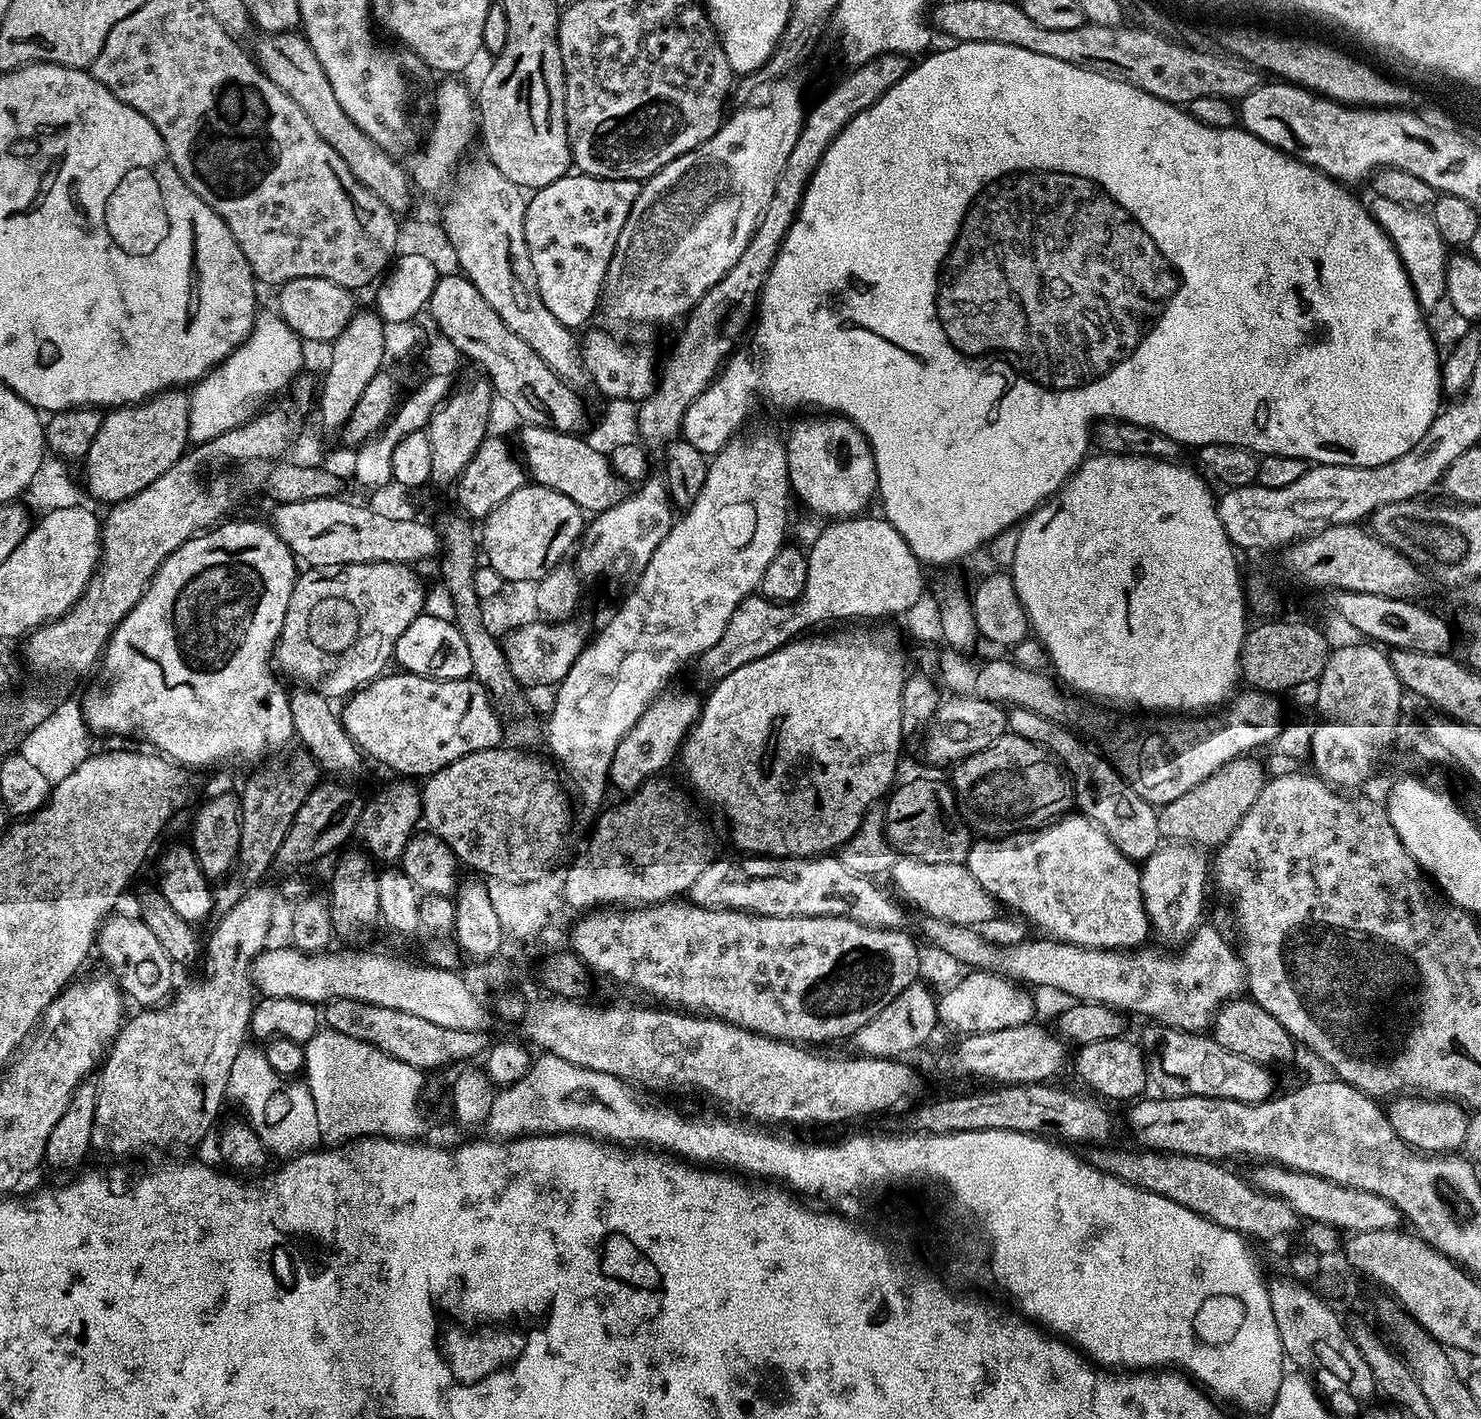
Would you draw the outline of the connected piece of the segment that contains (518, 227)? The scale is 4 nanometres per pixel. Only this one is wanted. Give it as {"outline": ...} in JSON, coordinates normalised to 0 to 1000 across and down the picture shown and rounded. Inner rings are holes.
{"outline":[[[328,111],[324,113],[314,112],[313,115],[308,118],[307,122],[307,129],[305,130],[305,139],[298,144],[298,157],[302,168],[309,177],[310,191],[315,195],[316,198],[320,202],[323,202],[323,207],[334,216],[334,221],[369,255],[377,266],[379,266],[386,273],[394,275],[398,273],[397,261],[395,261],[394,255],[392,254],[392,247],[390,245],[390,237],[387,232],[379,230],[371,218],[366,213],[366,209],[363,204],[363,197],[361,196],[361,185],[358,185],[358,176],[355,173],[355,165],[354,164],[354,152],[357,147],[357,142],[354,136],[344,125],[336,120]]]}

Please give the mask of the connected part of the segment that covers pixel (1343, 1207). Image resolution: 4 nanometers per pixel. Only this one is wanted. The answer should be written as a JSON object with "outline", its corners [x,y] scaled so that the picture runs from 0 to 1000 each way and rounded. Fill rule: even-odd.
{"outline":[[[849,821],[844,828],[844,833],[849,838],[868,846],[875,856],[883,860],[895,862],[907,868],[924,868],[939,866],[943,868],[947,862],[947,857],[940,848],[932,842],[925,841],[914,837],[907,837],[889,828],[874,825],[864,821]]]}

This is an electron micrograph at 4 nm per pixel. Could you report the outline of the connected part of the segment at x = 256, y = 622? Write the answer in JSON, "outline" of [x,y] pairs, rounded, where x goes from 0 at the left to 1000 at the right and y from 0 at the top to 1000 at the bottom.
{"outline":[[[159,366],[159,367],[158,367],[158,368],[157,368],[157,369],[154,369],[154,369],[155,369],[155,368],[151,368],[151,369],[149,369],[149,369],[149,369],[149,370],[148,370],[148,371],[146,371],[146,371],[144,371],[144,372],[143,372],[143,373],[142,373],[142,374],[140,374],[140,374],[138,374],[138,375],[138,375],[138,376],[137,376],[137,376],[133,376],[133,377],[132,377],[132,378],[130,378],[130,378],[130,378],[130,380],[128,380],[128,381],[126,381],[126,381],[126,381],[126,383],[125,383],[125,383],[124,383],[124,384],[123,384],[123,385],[120,385],[120,388],[117,388],[117,390],[115,390],[115,393],[112,393],[112,396],[109,396],[109,399],[109,399],[109,400],[108,400],[108,401],[107,401],[107,402],[106,402],[106,403],[105,403],[105,404],[105,404],[105,405],[104,405],[104,407],[103,407],[103,408],[103,408],[103,409],[102,409],[102,409],[101,409],[101,411],[100,411],[100,415],[99,415],[99,416],[98,416],[98,416],[97,416],[97,418],[97,418],[97,419],[96,419],[96,421],[93,421],[93,426],[93,426],[93,426],[92,426],[92,427],[90,427],[90,428],[90,428],[90,429],[89,429],[89,430],[88,430],[88,433],[85,433],[85,436],[82,436],[82,438],[80,438],[80,441],[79,441],[79,442],[78,442],[78,443],[78,443],[78,444],[77,444],[77,447],[76,447],[76,447],[76,447],[76,449],[75,449],[75,450],[74,450],[74,450],[73,450],[73,454],[72,454],[72,455],[72,455],[72,456],[71,456],[71,457],[70,457],[70,461],[70,461],[70,463],[69,463],[69,471],[70,471],[70,468],[70,468],[70,483],[69,483],[69,483],[68,483],[68,485],[65,485],[65,486],[63,486],[63,486],[63,486],[63,488],[59,488],[59,488],[58,488],[58,489],[57,489],[57,490],[57,490],[57,493],[56,493],[56,493],[55,493],[55,498],[56,498],[56,501],[57,501],[57,507],[57,507],[57,509],[58,509],[58,510],[59,510],[59,511],[59,511],[59,512],[60,512],[60,514],[61,514],[61,515],[62,515],[62,516],[63,516],[63,517],[65,517],[65,516],[74,516],[74,517],[74,517],[74,518],[76,518],[76,519],[86,519],[86,518],[88,518],[88,517],[88,517],[88,516],[93,516],[93,517],[93,517],[93,518],[95,518],[95,519],[95,519],[95,520],[96,520],[96,521],[97,521],[97,521],[101,521],[101,523],[101,523],[101,524],[103,524],[103,524],[103,524],[103,526],[104,526],[104,526],[105,526],[105,527],[103,527],[103,528],[105,528],[105,529],[105,529],[105,530],[106,530],[106,531],[108,531],[108,531],[110,531],[110,532],[111,532],[111,533],[111,533],[111,533],[113,533],[113,535],[114,535],[114,536],[115,536],[115,536],[117,536],[117,537],[118,537],[118,538],[120,538],[120,538],[121,538],[121,539],[122,539],[122,540],[126,540],[126,541],[127,541],[127,541],[128,541],[128,542],[130,542],[130,543],[132,543],[132,541],[143,541],[143,541],[144,541],[144,540],[145,540],[145,538],[170,538],[170,538],[171,538],[171,538],[170,538],[170,539],[172,539],[172,538],[173,538],[173,538],[174,538],[174,537],[176,537],[176,536],[173,536],[173,537],[172,537],[172,536],[176,536],[176,535],[177,535],[177,534],[178,534],[178,533],[178,533],[178,532],[180,532],[180,531],[180,531],[180,530],[181,530],[181,529],[182,529],[182,529],[183,529],[183,527],[189,527],[189,526],[190,526],[190,526],[191,526],[191,524],[194,524],[194,524],[196,524],[196,523],[196,523],[196,524],[198,524],[198,521],[199,521],[199,509],[198,509],[198,508],[197,508],[197,504],[196,504],[196,503],[196,503],[196,495],[195,495],[195,494],[194,494],[194,492],[195,492],[195,490],[196,490],[196,488],[195,488],[195,486],[194,486],[194,486],[193,486],[193,486],[192,486],[192,485],[191,485],[191,483],[190,483],[190,483],[189,483],[189,482],[188,482],[188,481],[188,481],[188,480],[186,480],[186,476],[187,476],[187,474],[186,474],[186,474],[186,474],[186,473],[185,473],[185,460],[186,460],[186,459],[186,459],[186,452],[187,452],[187,451],[188,451],[188,450],[189,450],[189,445],[190,445],[190,444],[190,444],[190,441],[191,441],[191,440],[192,440],[192,436],[192,436],[192,436],[193,436],[193,427],[196,427],[196,419],[196,419],[196,418],[197,418],[197,416],[198,416],[198,416],[199,416],[199,413],[199,413],[199,412],[200,412],[200,407],[201,407],[201,405],[201,405],[201,395],[201,395],[201,394],[200,394],[200,393],[199,393],[199,392],[198,392],[198,391],[197,391],[197,388],[196,388],[196,388],[196,388],[196,387],[194,387],[194,385],[194,385],[194,385],[193,385],[193,382],[190,382],[190,379],[188,379],[188,376],[187,376],[187,376],[186,376],[186,375],[186,375],[186,374],[184,374],[184,373],[184,373],[184,371],[183,371],[183,369],[181,369],[181,368],[178,368],[178,369],[175,369],[175,368],[174,368],[174,367],[173,367],[173,366]]]}

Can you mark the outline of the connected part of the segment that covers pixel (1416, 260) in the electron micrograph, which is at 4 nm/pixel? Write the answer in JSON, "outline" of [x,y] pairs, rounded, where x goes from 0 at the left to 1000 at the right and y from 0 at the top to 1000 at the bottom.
{"outline":[[[932,138],[927,139],[926,141],[926,144],[924,143],[924,145],[924,149],[928,155],[931,156],[932,161],[939,167],[943,178],[944,178],[948,190],[950,190],[950,195],[952,196],[953,202],[955,204],[956,211],[961,218],[966,220],[976,209],[977,173],[964,149],[953,147],[949,144],[943,144]]]}

